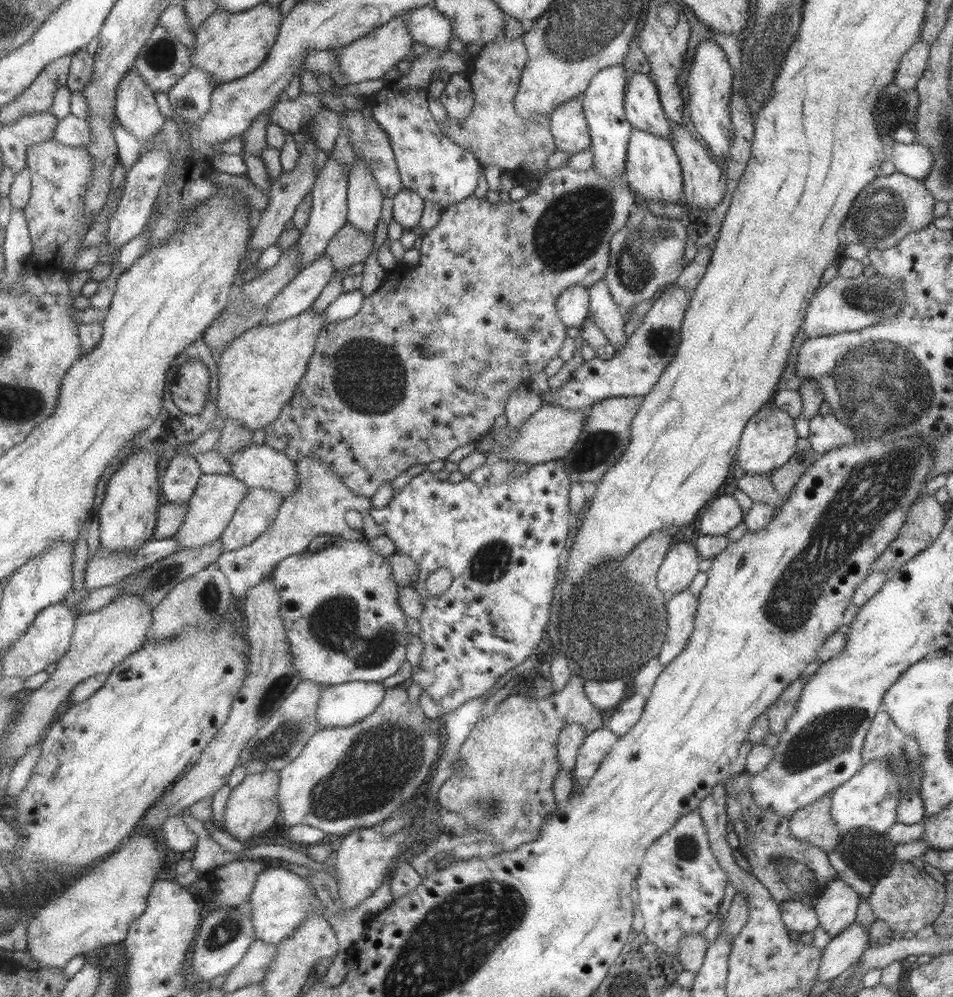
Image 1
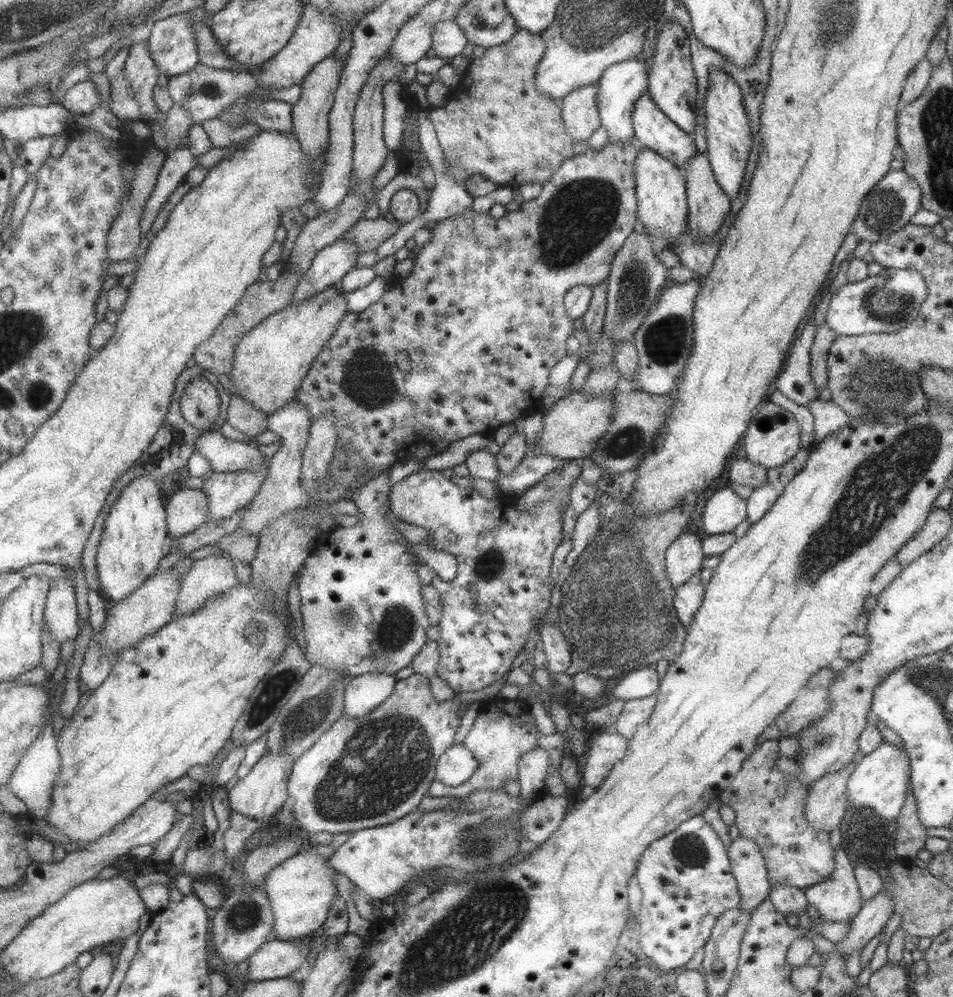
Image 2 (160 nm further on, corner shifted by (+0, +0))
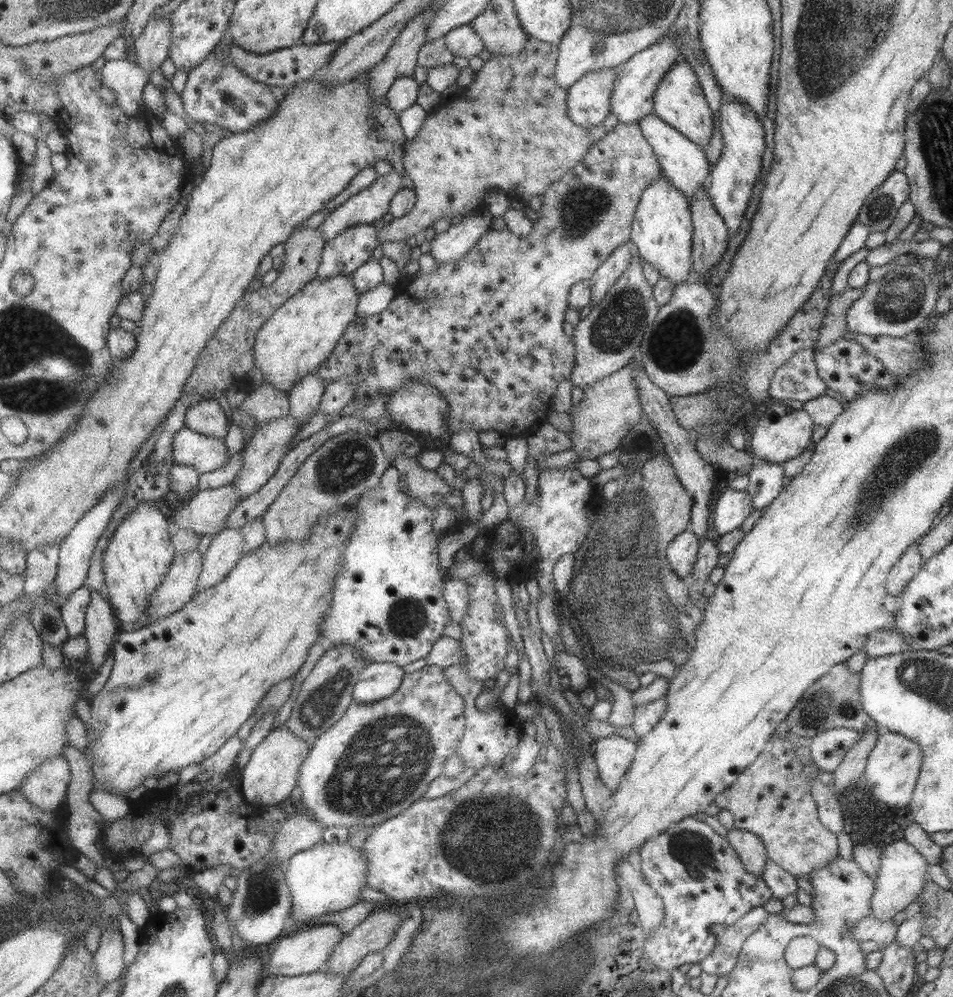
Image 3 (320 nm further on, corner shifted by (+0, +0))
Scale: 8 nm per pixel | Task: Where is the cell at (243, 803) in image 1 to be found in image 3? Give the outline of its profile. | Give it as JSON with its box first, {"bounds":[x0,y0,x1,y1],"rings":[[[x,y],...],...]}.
{"bounds":[241,722,313,806],"rings":[[[287,722],[273,728],[270,735],[252,752],[248,763],[241,770],[241,790],[245,798],[259,806],[278,805],[287,800],[298,787],[301,769],[312,745],[313,743],[291,732]]]}

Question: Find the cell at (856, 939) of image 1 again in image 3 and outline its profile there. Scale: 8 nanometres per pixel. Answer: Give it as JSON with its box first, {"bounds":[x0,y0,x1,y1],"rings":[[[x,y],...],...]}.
{"bounds":[870,840,929,920],"rings":[[[897,840],[882,848],[880,866],[875,881],[870,903],[872,917],[877,920],[893,918],[910,903],[918,898],[920,889],[924,887],[925,881],[929,879],[927,873],[927,860],[907,844],[905,840]]]}

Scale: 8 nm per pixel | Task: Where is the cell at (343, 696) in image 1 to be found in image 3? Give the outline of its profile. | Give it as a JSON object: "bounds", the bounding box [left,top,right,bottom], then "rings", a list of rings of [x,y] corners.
{"bounds":[354,662,405,703],"rings":[[[369,662],[356,684],[354,698],[360,703],[370,703],[393,696],[405,675],[404,667],[394,662]]]}

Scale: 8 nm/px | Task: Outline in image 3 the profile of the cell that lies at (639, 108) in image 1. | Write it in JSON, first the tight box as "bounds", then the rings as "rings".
{"bounds":[637,114,710,203],"rings":[[[655,114],[644,116],[638,120],[637,124],[659,161],[662,177],[673,188],[681,192],[686,197],[687,202],[691,203],[694,194],[698,194],[698,190],[704,188],[709,180],[710,164],[706,159],[705,151],[698,144],[691,142],[680,132],[671,128],[671,125],[665,124]]]}

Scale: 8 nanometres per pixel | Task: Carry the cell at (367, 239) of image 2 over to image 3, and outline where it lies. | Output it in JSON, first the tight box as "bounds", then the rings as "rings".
{"bounds":[380,37,592,242],"rings":[[[527,37],[524,47],[521,52],[518,52],[517,56],[511,54],[505,56],[492,55],[491,59],[487,60],[480,71],[476,72],[475,81],[471,83],[466,96],[459,96],[459,100],[449,102],[447,106],[443,106],[441,110],[437,112],[430,112],[425,126],[421,129],[421,132],[412,141],[406,143],[404,148],[404,167],[407,169],[408,175],[414,180],[414,189],[418,194],[418,201],[413,207],[413,210],[406,214],[403,218],[394,217],[393,221],[383,227],[380,232],[380,242],[397,242],[409,240],[413,236],[420,239],[423,232],[427,228],[433,228],[435,222],[440,219],[451,219],[452,221],[459,220],[463,216],[471,214],[473,211],[477,211],[485,205],[487,193],[490,190],[503,190],[508,192],[511,199],[522,201],[527,204],[530,198],[533,196],[543,196],[545,190],[559,178],[563,177],[569,169],[572,169],[577,162],[583,158],[583,155],[591,148],[592,139],[590,138],[589,127],[583,128],[577,126],[568,115],[567,108],[567,96],[568,90],[565,87],[557,86],[555,82],[556,72],[556,60],[558,54],[558,48],[556,45],[549,44],[547,42],[541,42],[540,39],[533,37]]]}

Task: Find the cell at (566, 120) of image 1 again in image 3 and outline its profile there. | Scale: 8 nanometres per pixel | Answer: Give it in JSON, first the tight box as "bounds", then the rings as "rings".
{"bounds":[568,67,619,127],"rings":[[[619,67],[583,73],[569,88],[568,115],[580,127],[598,127],[609,115],[609,101]]]}

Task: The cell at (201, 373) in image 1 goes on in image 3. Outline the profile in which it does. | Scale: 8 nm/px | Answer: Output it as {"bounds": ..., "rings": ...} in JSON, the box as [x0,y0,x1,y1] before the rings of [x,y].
{"bounds":[186,396,231,438],"rings":[[[210,396],[189,408],[186,426],[211,438],[225,438],[229,434],[231,420],[219,398]]]}

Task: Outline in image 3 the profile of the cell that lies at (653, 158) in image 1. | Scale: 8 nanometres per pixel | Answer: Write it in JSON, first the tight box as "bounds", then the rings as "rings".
{"bounds":[628,176,693,286],"rings":[[[660,176],[643,189],[630,226],[628,238],[635,244],[636,254],[672,286],[679,286],[690,276],[693,241],[690,216],[690,203],[686,197]]]}

